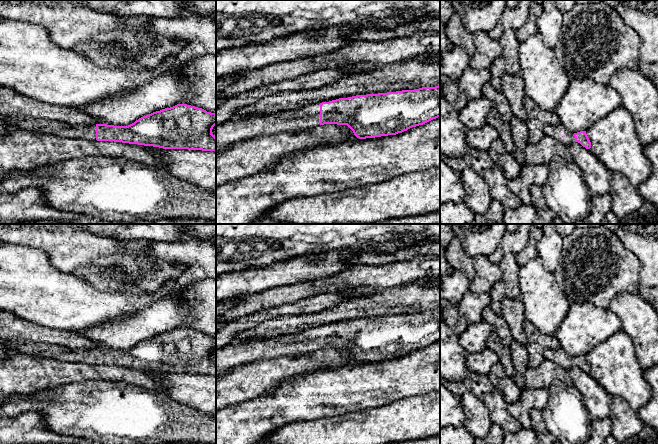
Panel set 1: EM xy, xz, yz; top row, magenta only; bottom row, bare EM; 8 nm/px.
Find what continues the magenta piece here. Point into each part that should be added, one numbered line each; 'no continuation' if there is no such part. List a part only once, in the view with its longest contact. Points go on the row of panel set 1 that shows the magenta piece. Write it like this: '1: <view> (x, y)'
1: xz (296, 120)

